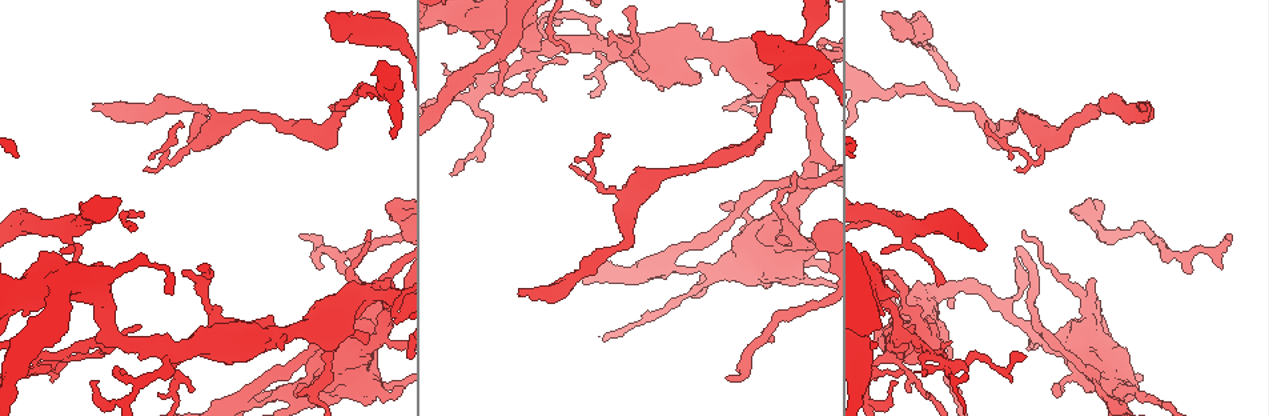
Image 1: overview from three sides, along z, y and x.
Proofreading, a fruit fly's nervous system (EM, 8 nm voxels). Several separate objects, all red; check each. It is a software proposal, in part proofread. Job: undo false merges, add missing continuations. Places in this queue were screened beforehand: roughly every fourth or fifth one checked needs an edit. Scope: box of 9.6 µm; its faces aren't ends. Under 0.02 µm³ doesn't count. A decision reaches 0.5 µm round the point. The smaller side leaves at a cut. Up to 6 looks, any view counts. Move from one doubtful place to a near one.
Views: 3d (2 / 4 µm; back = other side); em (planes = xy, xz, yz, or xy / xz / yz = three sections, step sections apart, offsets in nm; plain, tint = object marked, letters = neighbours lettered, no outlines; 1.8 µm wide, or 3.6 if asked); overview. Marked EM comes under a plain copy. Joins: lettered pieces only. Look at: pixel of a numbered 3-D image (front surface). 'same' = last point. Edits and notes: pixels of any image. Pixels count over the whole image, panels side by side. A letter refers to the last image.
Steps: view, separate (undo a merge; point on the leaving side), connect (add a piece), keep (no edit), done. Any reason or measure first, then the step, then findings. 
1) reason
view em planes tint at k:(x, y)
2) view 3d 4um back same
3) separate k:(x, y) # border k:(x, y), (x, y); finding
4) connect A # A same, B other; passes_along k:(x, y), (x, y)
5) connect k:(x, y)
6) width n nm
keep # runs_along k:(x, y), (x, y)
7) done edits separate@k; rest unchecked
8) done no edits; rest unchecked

sudden change in width
view 3d 2um at 1:(537, 45)

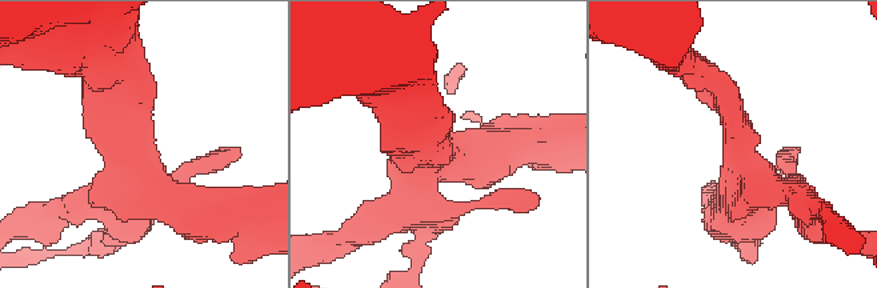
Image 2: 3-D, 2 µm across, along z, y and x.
view em 3.6um yz step 16 tint at 2:(441, 157)

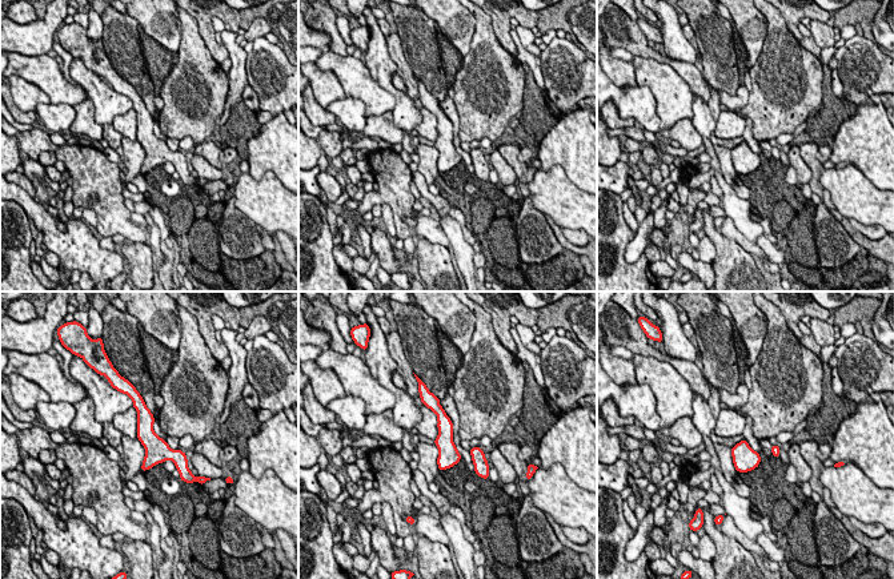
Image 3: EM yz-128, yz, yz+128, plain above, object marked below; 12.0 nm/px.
another direction
view em 3.6um xy step 16 letters same

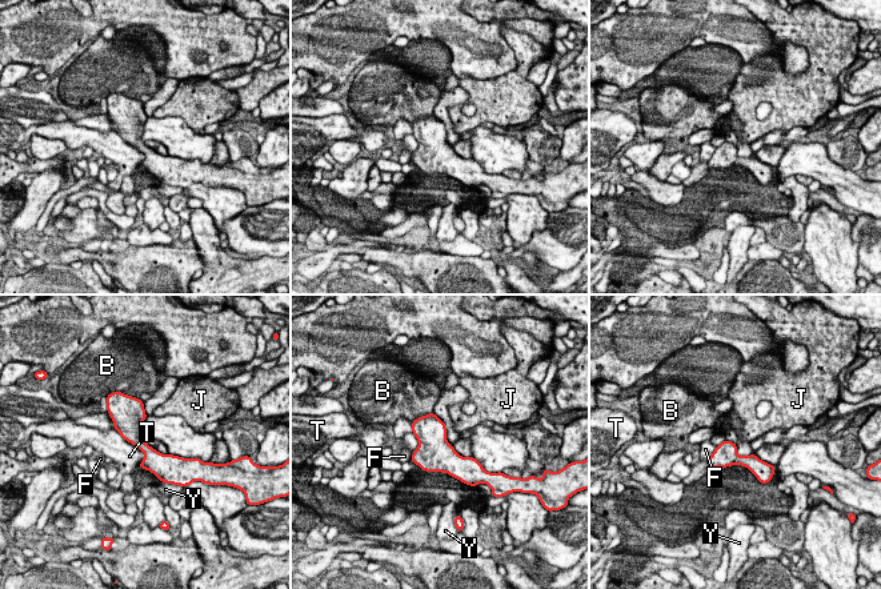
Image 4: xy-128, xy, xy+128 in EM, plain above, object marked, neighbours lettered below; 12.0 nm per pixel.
keep # B other, F other, J other, T other, Y other; runs_along 4:(140, 407), (135, 439), (160, 475); continuous, no second cell

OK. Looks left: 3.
view 3d 2um at 1:(475, 95)

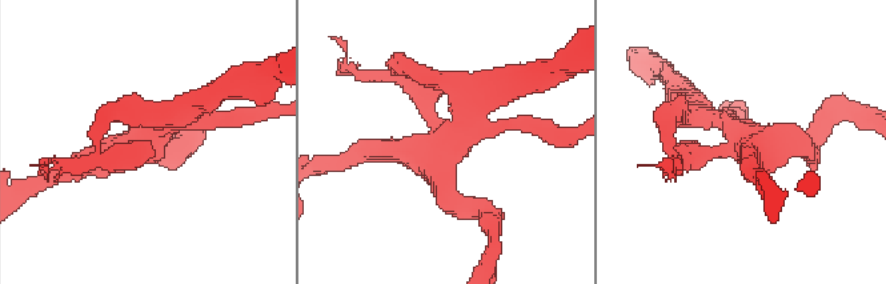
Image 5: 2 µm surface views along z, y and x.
now the EM
view em xy step 8 tint at 5:(441, 147)

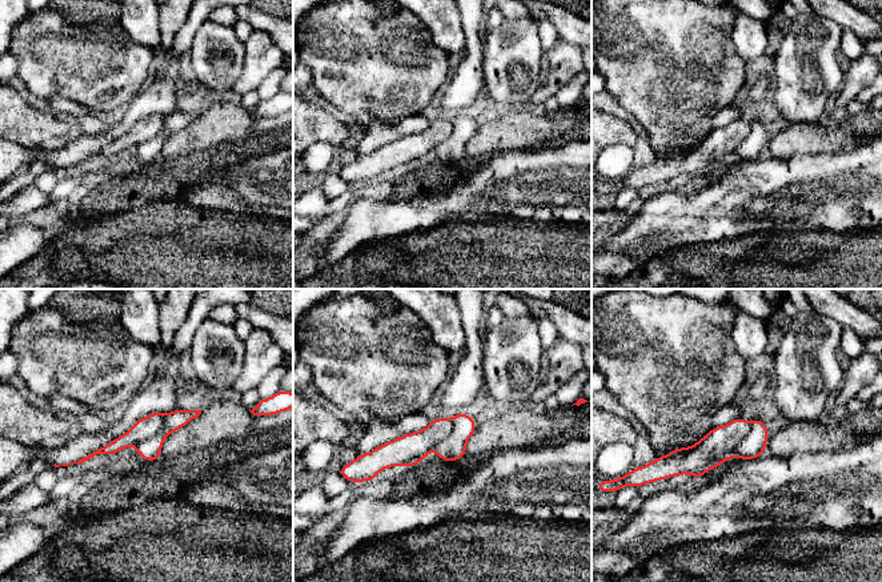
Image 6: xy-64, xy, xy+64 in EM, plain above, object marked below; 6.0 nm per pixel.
view em planes letters same

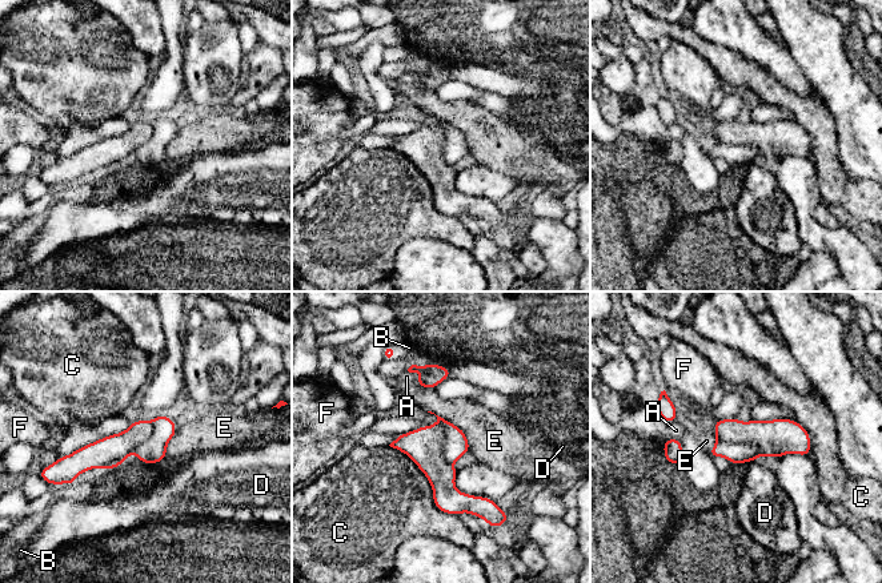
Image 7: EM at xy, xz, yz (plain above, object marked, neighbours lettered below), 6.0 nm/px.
longest_contact C 600 nm
keep # A other, B other, C other, D other, E other, F other; border 7:(428, 410), (454, 423), (470, 450); one cell here

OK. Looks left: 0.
done no edits; rest unchecked

